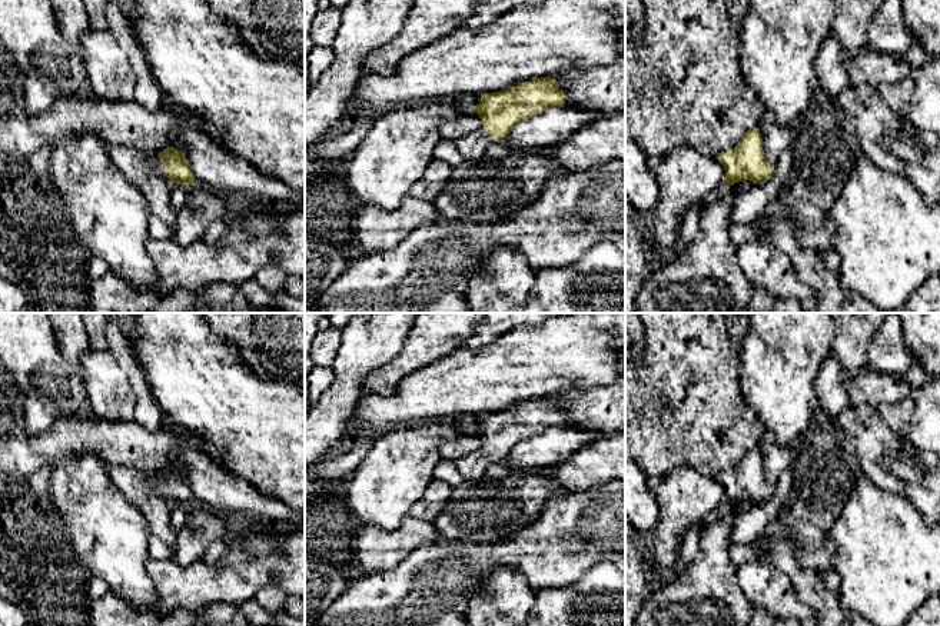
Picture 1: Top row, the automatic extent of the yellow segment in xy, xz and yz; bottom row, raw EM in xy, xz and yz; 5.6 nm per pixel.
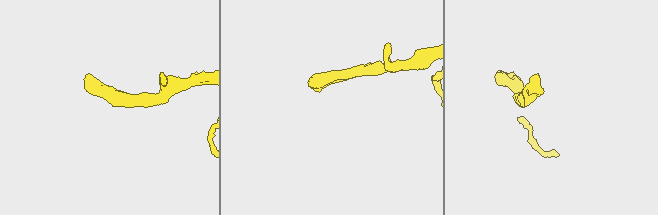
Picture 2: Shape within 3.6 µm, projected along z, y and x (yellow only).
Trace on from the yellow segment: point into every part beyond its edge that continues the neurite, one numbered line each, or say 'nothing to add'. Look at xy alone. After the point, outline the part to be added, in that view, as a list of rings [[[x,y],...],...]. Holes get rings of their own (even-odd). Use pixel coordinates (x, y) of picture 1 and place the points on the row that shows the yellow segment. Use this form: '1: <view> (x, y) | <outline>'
1: xy (159, 167) | [[[157,154],[156,170],[166,182],[169,182],[172,184],[172,179],[170,179],[169,173],[166,173],[163,166],[162,166],[160,154]]]

